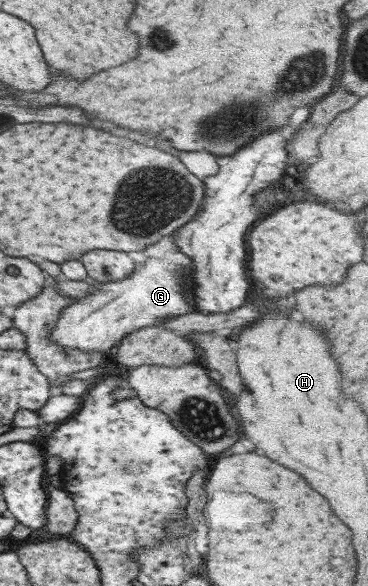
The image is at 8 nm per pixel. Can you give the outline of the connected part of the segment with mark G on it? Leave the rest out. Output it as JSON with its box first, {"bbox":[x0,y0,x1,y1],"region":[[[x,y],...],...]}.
{"bbox":[49,251,195,354],"region":[[[176,251],[175,253],[165,253],[162,259],[149,258],[142,265],[136,265],[133,272],[122,280],[115,280],[114,282],[92,281],[95,288],[94,292],[82,297],[73,297],[71,304],[61,308],[61,315],[51,328],[49,339],[61,347],[108,354],[113,351],[120,339],[123,339],[133,330],[154,327],[156,324],[160,324],[162,319],[195,312],[192,299],[190,299],[190,292],[189,300],[186,300],[186,292],[184,292],[184,277],[186,277],[186,272],[190,267],[189,257]]]}

